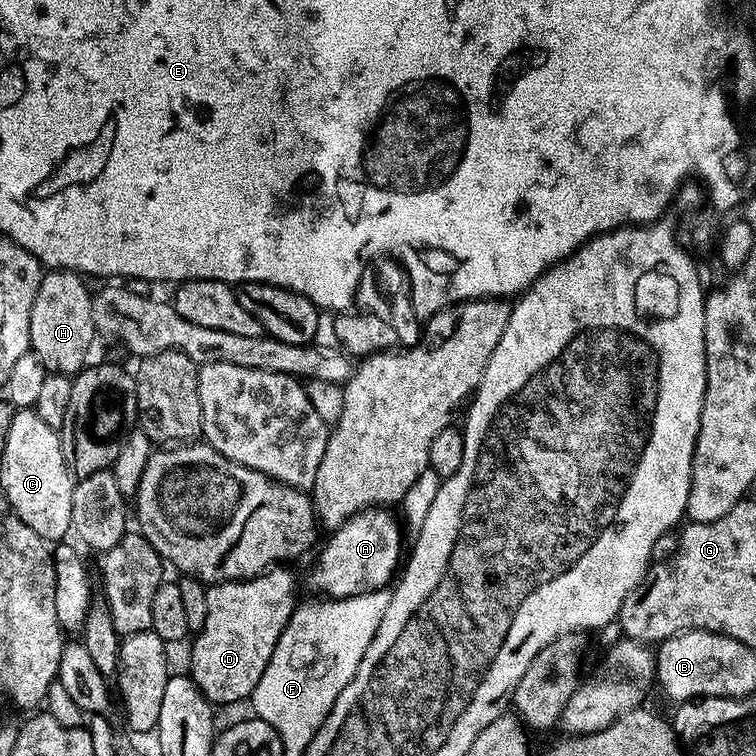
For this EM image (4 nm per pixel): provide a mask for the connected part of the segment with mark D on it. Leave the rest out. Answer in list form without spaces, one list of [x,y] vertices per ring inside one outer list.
[[[273,566],[251,580],[229,580],[205,591],[206,626],[193,639],[190,675],[209,704],[247,701],[258,686],[258,678],[262,678],[274,646],[298,606],[296,580],[286,569]]]

